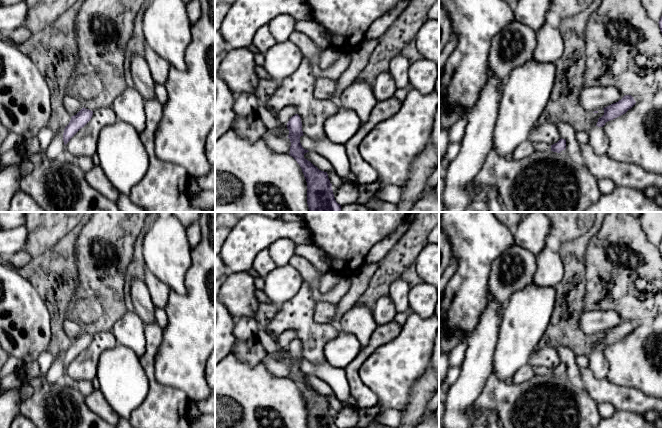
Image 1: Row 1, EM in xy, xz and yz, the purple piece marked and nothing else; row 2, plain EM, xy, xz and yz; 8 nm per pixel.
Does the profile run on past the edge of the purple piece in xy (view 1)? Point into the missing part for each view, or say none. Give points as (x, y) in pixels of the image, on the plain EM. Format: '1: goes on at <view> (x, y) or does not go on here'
1: does not go on here

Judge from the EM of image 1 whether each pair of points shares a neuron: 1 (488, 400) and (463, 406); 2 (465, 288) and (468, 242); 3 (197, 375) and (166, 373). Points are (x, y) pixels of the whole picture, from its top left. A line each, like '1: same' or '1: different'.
1: different
2: same
3: same

